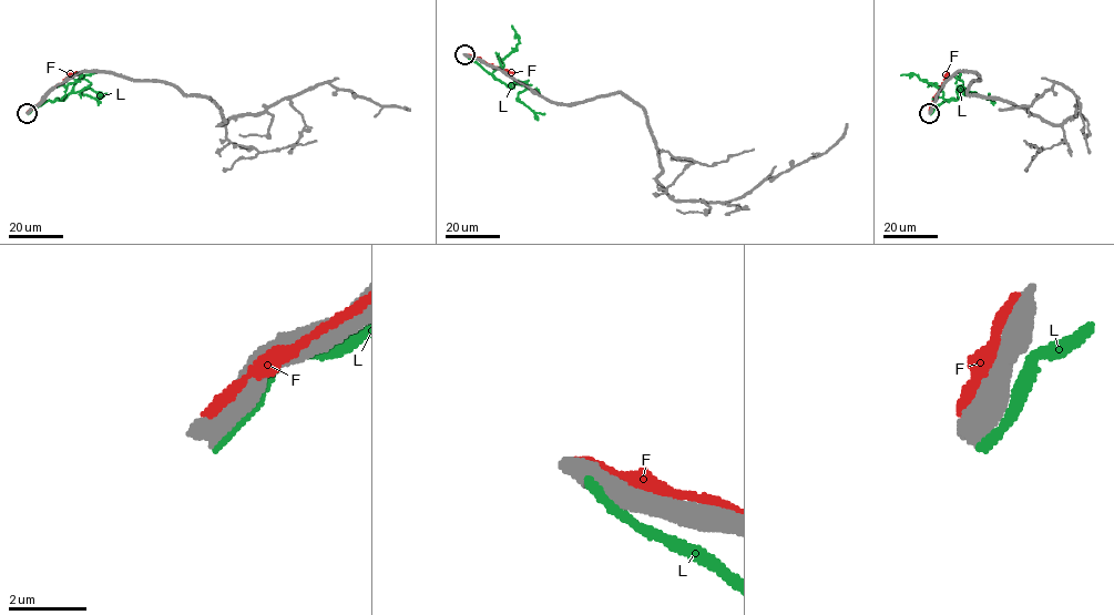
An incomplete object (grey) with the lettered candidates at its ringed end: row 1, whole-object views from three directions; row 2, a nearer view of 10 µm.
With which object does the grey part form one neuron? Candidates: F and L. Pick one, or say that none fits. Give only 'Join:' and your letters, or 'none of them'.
Join: none of them

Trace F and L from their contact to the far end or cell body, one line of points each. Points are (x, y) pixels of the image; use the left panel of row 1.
F: (31, 109), (77, 72)
L: (30, 112), (46, 101), (61, 100), (71, 92), (89, 85), (81, 93), (98, 98), (108, 93)

